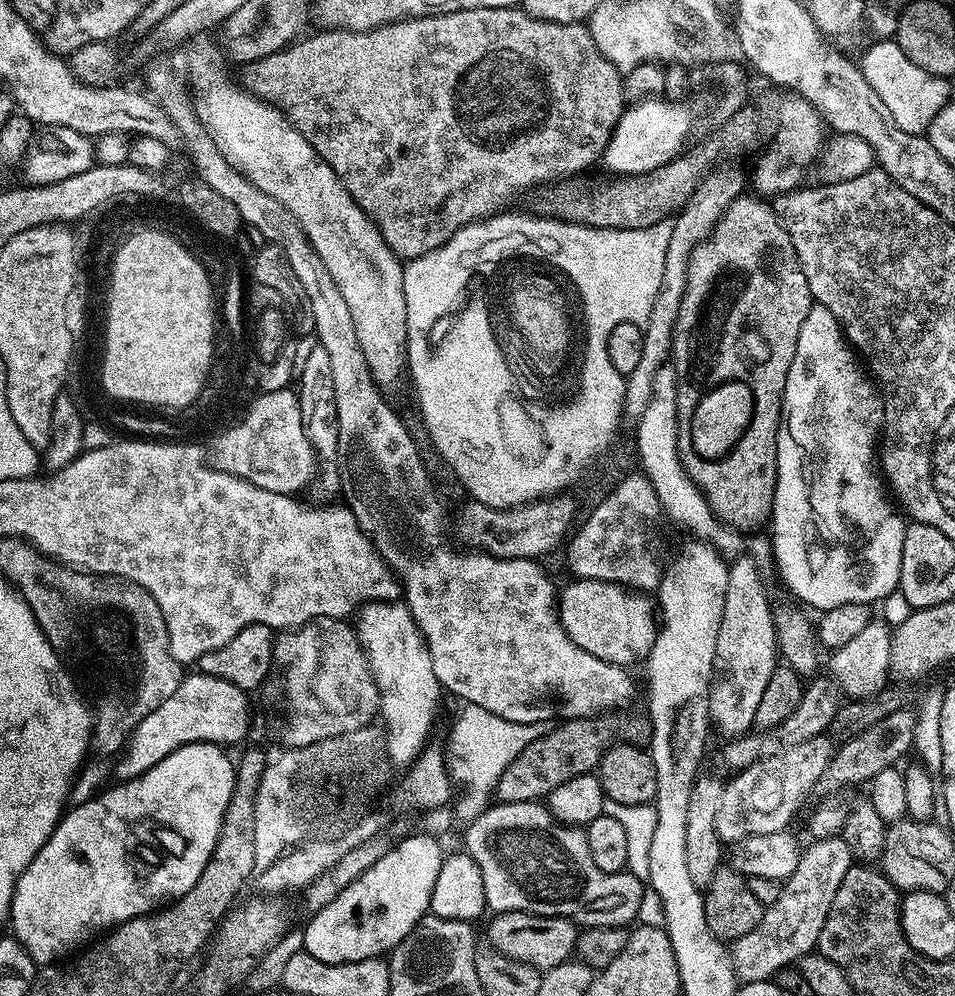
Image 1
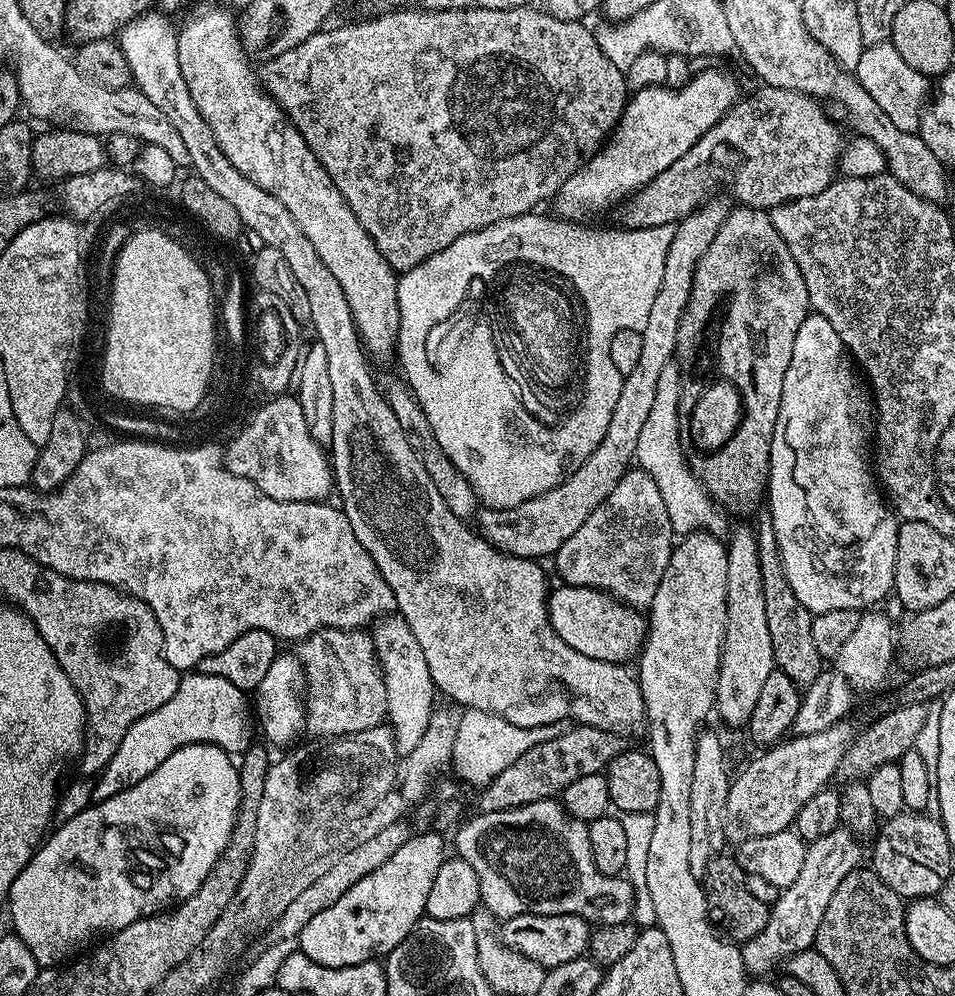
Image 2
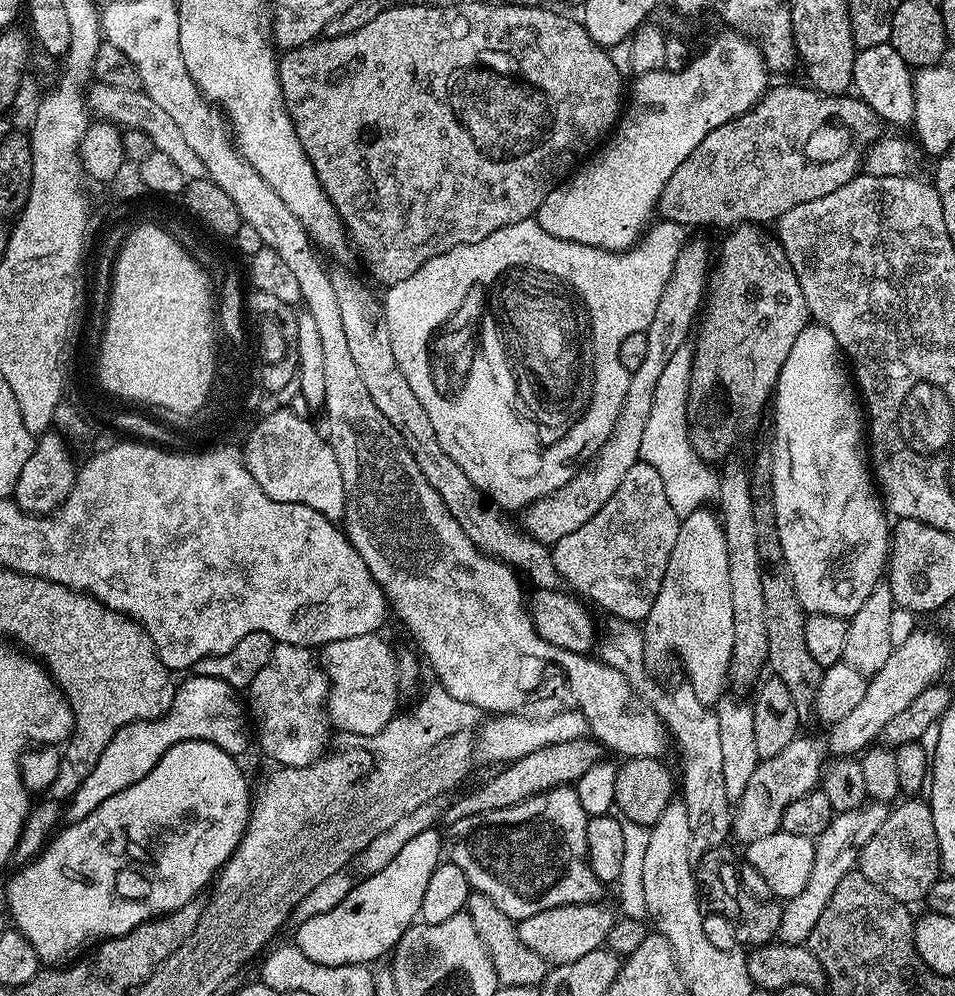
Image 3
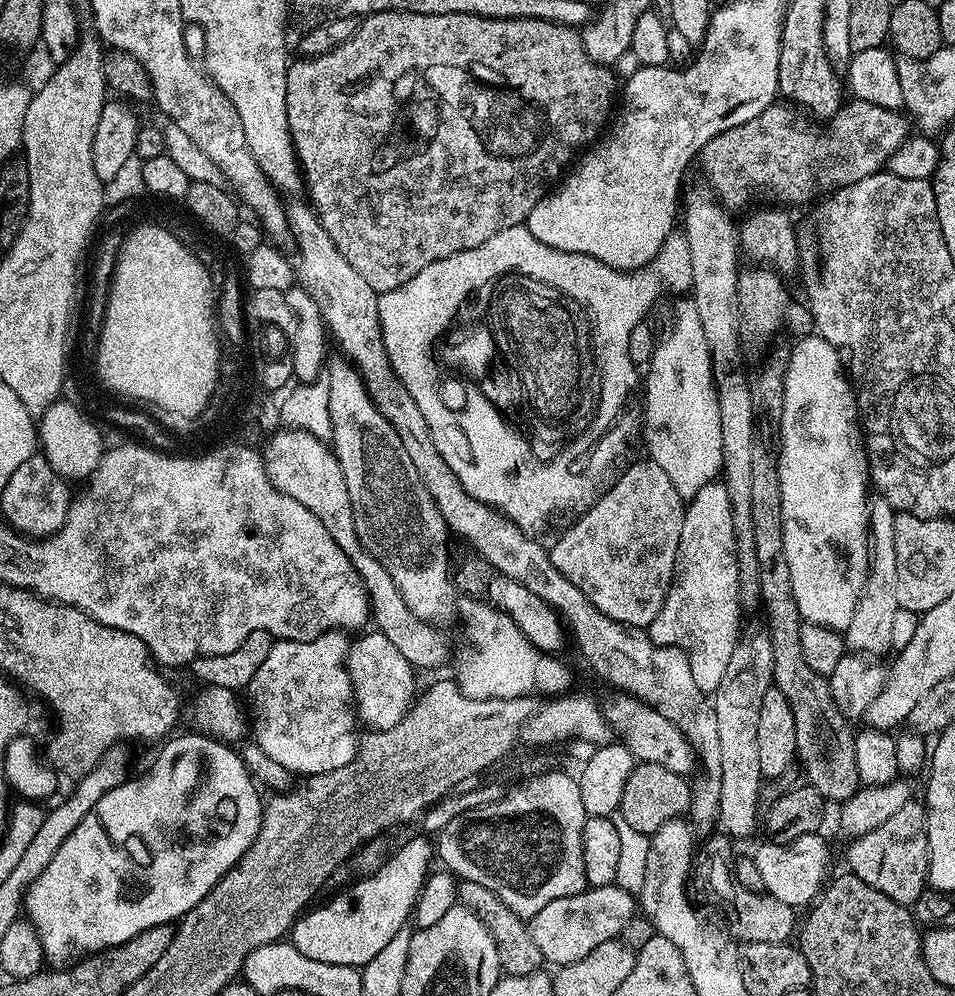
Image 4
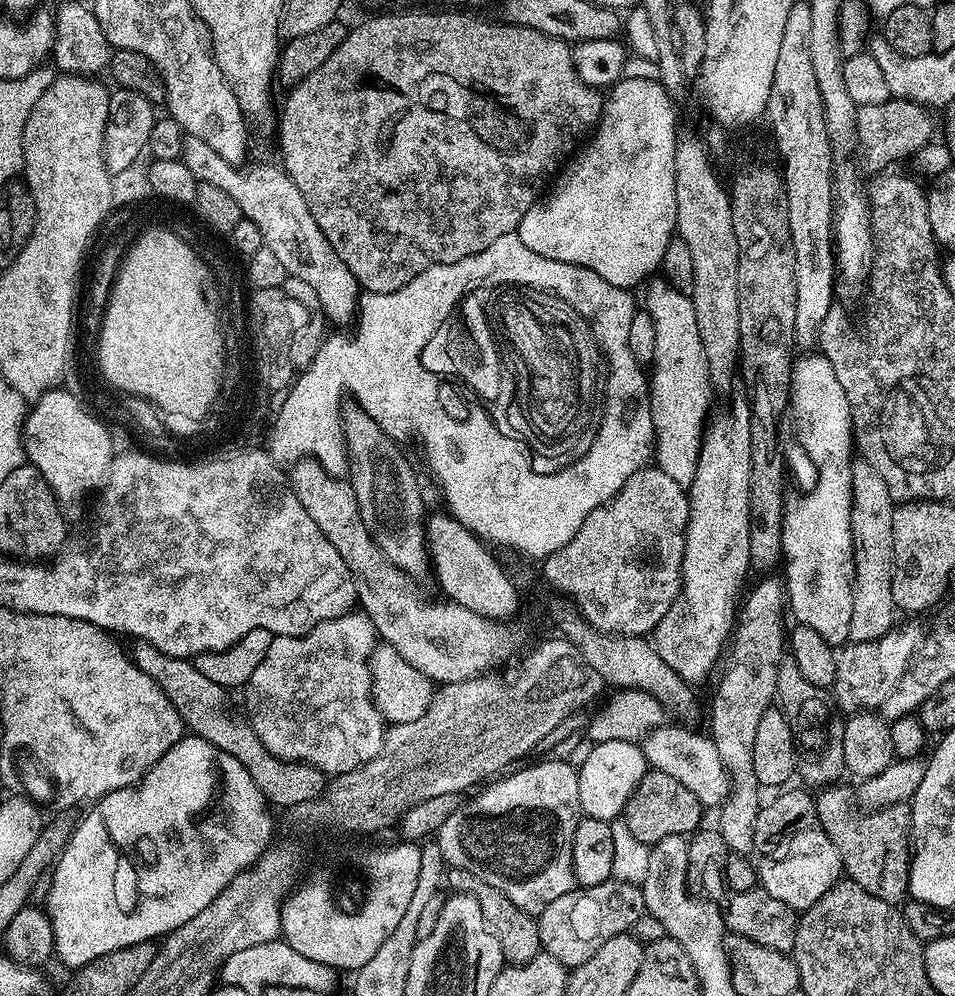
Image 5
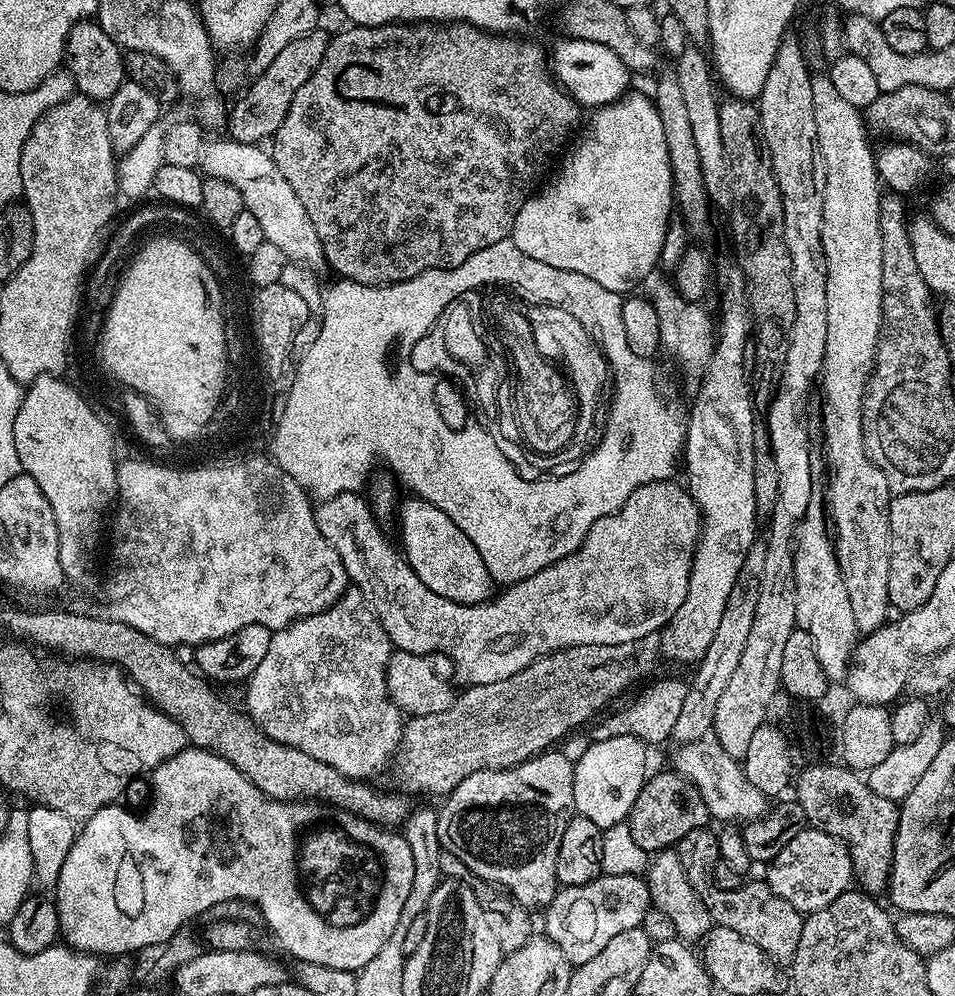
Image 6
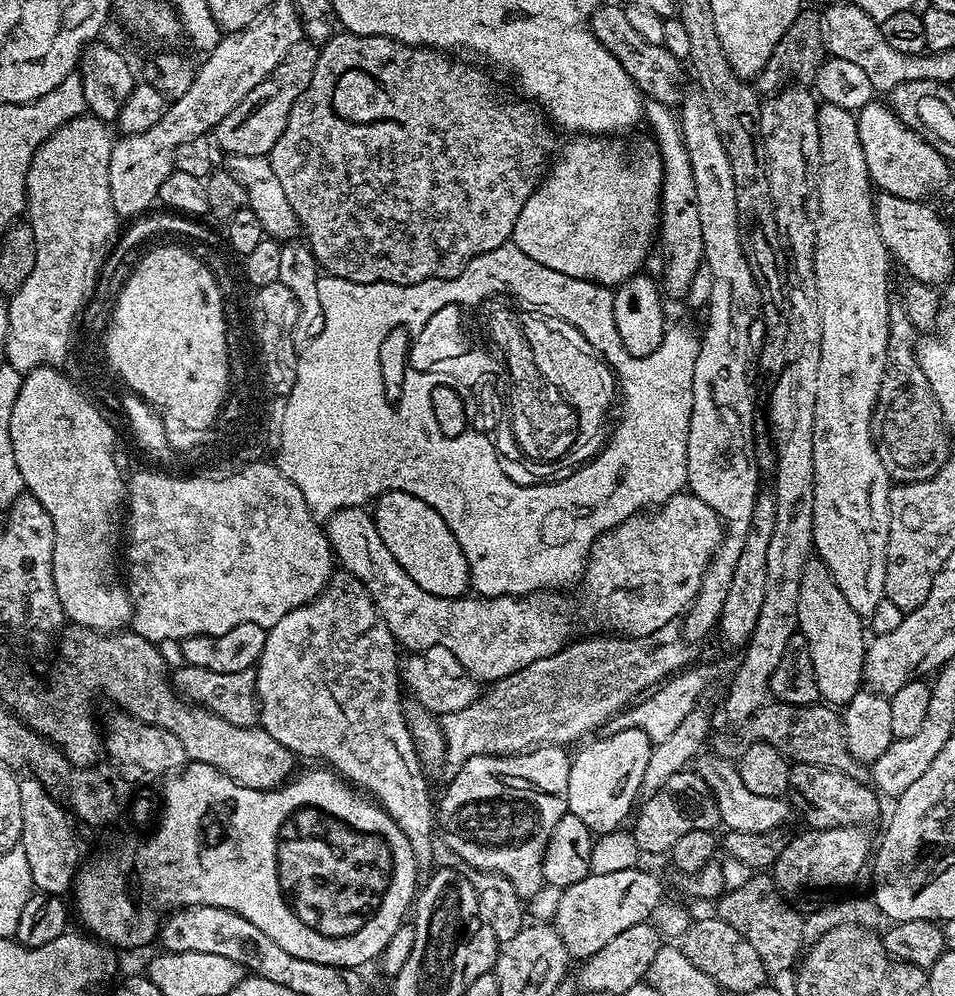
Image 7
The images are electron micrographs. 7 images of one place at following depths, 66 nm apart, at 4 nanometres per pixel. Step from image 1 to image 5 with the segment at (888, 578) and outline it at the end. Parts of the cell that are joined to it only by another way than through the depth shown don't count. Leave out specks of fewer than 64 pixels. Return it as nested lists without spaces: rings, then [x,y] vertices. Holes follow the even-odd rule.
[[[804,354],[804,356],[795,361],[792,367],[792,398],[790,401],[790,417],[796,423],[795,439],[800,441],[801,446],[806,450],[806,454],[810,456],[810,462],[814,462],[814,466],[818,470],[818,482],[814,486],[814,490],[803,493],[799,498],[800,501],[796,505],[789,507],[784,513],[784,533],[782,534],[782,546],[784,547],[784,555],[782,557],[782,572],[786,577],[786,591],[788,593],[787,607],[790,609],[790,616],[796,624],[805,624],[810,626],[810,630],[818,630],[818,634],[822,634],[822,638],[826,638],[826,642],[833,646],[843,646],[849,643],[848,635],[850,634],[850,614],[854,610],[854,590],[853,582],[856,581],[856,558],[852,546],[852,466],[854,463],[854,437],[852,434],[852,415],[850,414],[850,402],[846,398],[846,390],[842,390],[842,382],[838,382],[838,374],[834,374],[834,366],[822,354],[816,356],[808,356],[812,354]]]

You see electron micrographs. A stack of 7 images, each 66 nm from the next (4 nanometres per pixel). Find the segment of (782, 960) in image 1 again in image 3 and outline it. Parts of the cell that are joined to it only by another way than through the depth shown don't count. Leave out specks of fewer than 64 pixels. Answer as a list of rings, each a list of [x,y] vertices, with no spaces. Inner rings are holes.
[[[865,802],[861,808],[837,812],[828,825],[816,837],[816,853],[814,854],[814,870],[810,870],[810,882],[802,894],[783,905],[784,913],[778,933],[779,939],[786,944],[804,944],[810,938],[810,930],[814,930],[818,918],[822,918],[822,910],[826,910],[826,902],[834,895],[834,889],[848,872],[857,867],[860,852],[878,834],[882,822],[886,822],[890,808],[884,802]]]

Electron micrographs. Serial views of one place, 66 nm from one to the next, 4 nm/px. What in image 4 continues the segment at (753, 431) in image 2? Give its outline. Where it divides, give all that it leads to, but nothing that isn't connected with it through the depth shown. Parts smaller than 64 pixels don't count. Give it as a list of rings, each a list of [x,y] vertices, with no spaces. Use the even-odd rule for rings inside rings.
[[[748,266],[739,273],[736,288],[736,309],[739,312],[739,327],[743,335],[752,340],[766,340],[787,326],[793,337],[800,338],[813,331],[811,311],[792,301],[788,288],[779,272],[767,266]]]

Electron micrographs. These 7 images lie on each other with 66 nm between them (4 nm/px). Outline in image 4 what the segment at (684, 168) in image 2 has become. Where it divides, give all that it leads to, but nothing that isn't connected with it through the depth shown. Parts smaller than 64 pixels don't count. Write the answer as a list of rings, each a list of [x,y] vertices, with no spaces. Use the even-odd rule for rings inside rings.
[[[849,101],[836,109],[827,121],[828,128],[821,132],[799,120],[787,103],[777,102],[762,110],[758,118],[710,138],[699,154],[698,165],[708,179],[711,195],[728,210],[742,207],[751,196],[765,196],[765,201],[789,206],[802,203],[815,192],[828,194],[881,171],[910,136],[909,117],[894,108],[874,106],[874,102]]]

